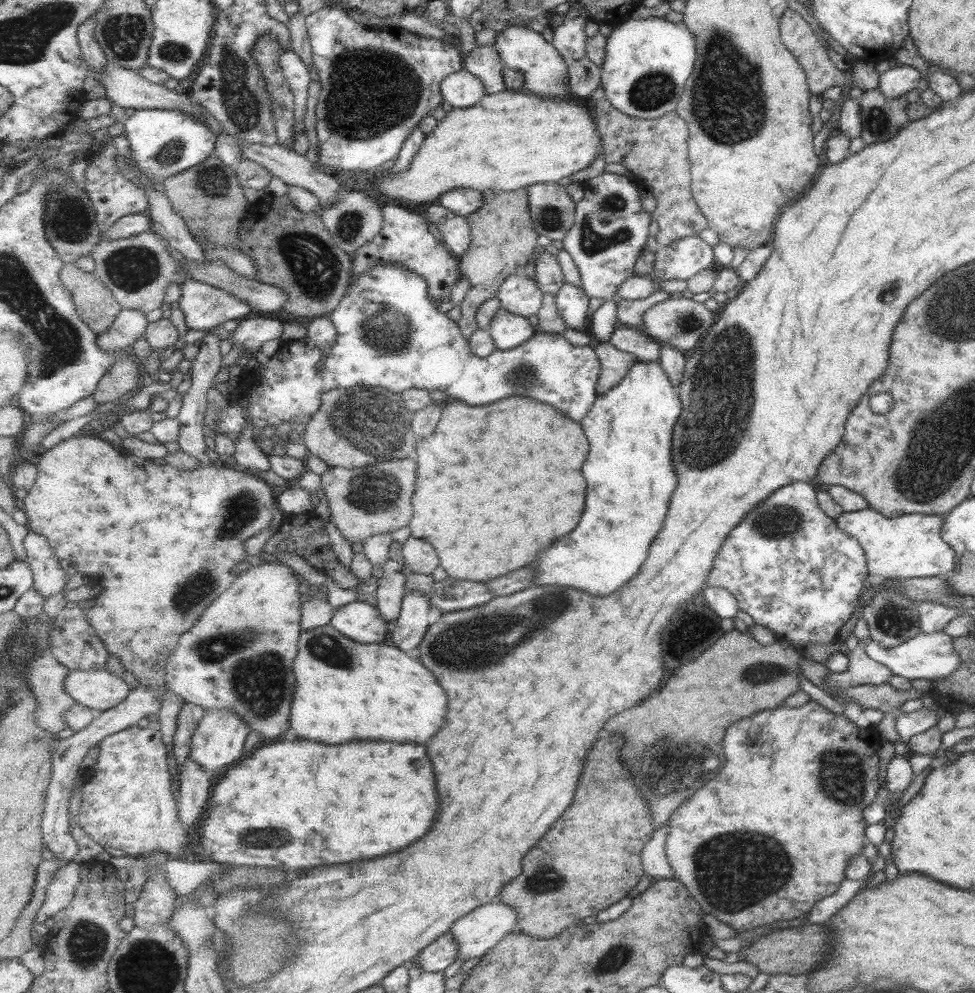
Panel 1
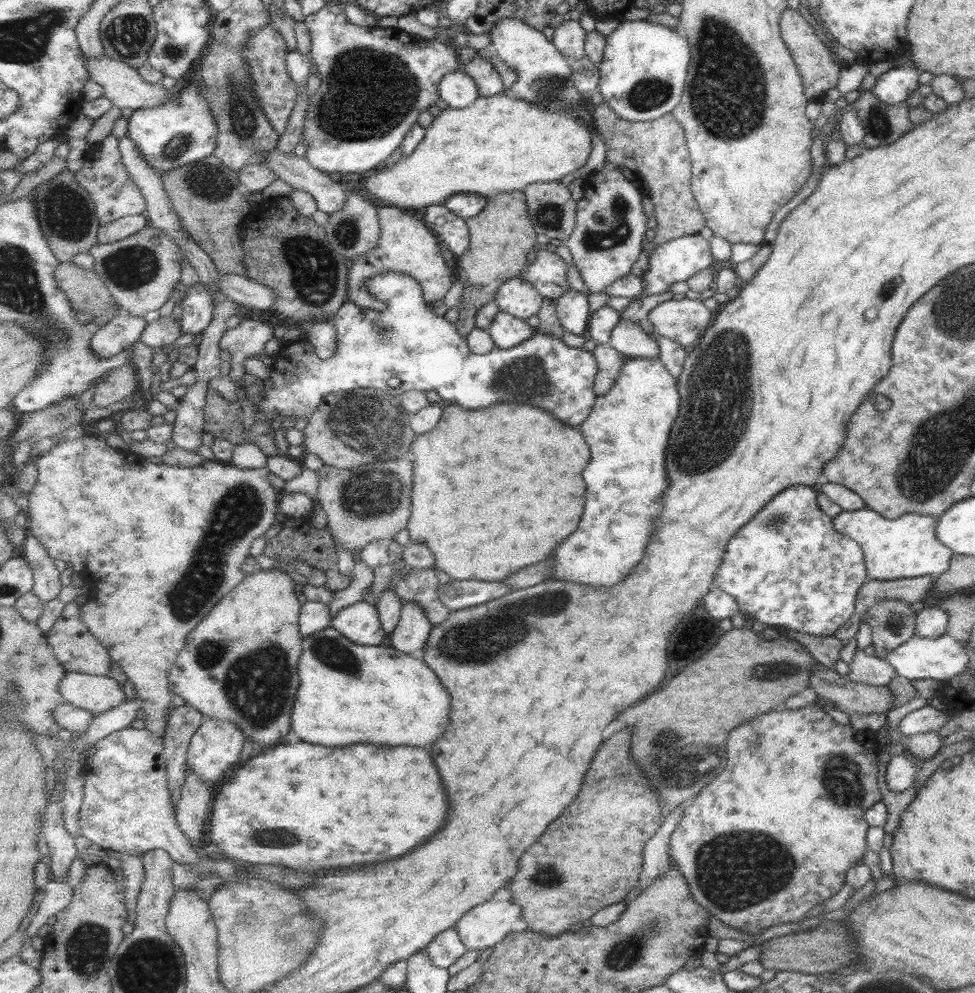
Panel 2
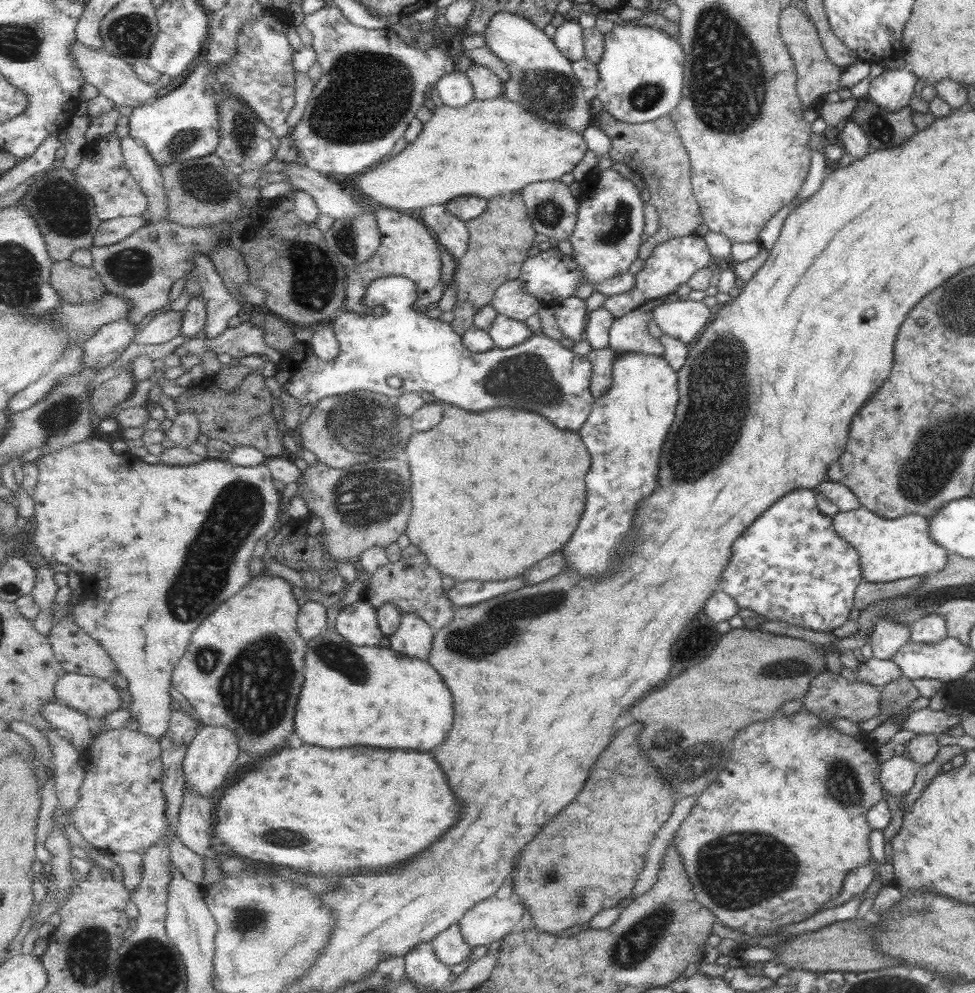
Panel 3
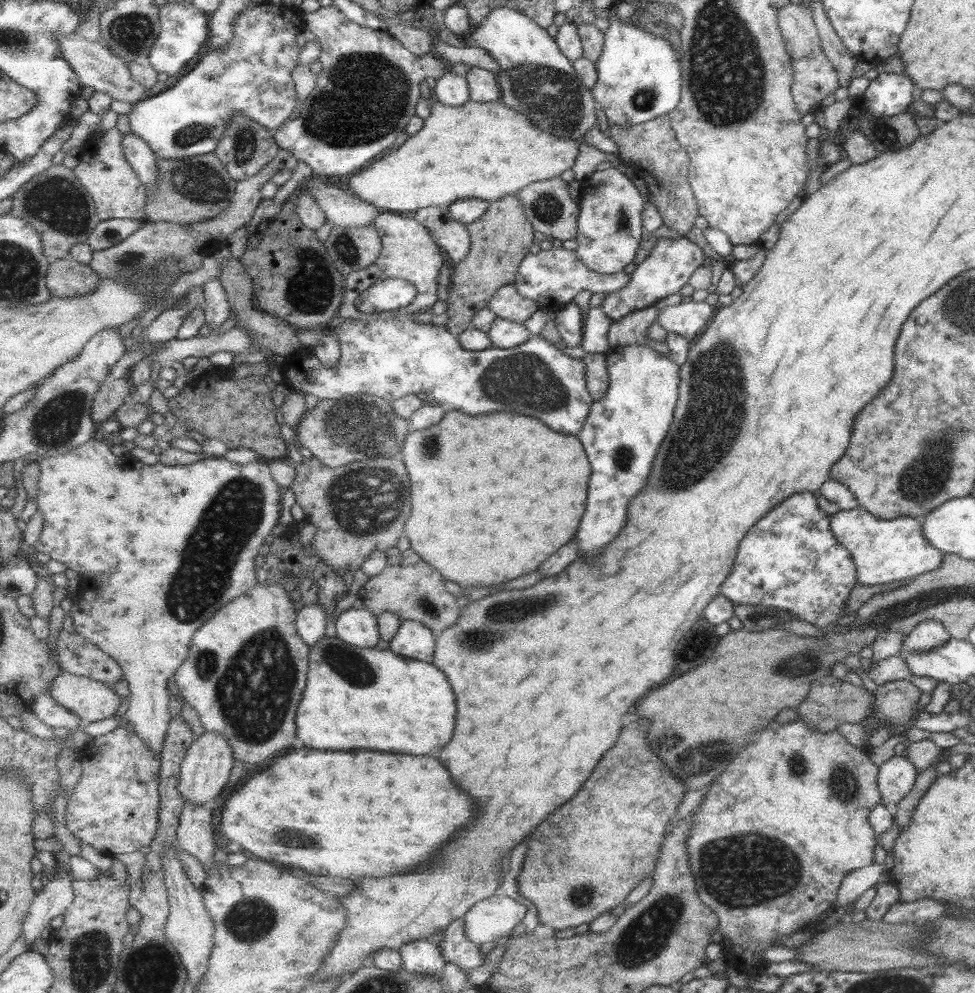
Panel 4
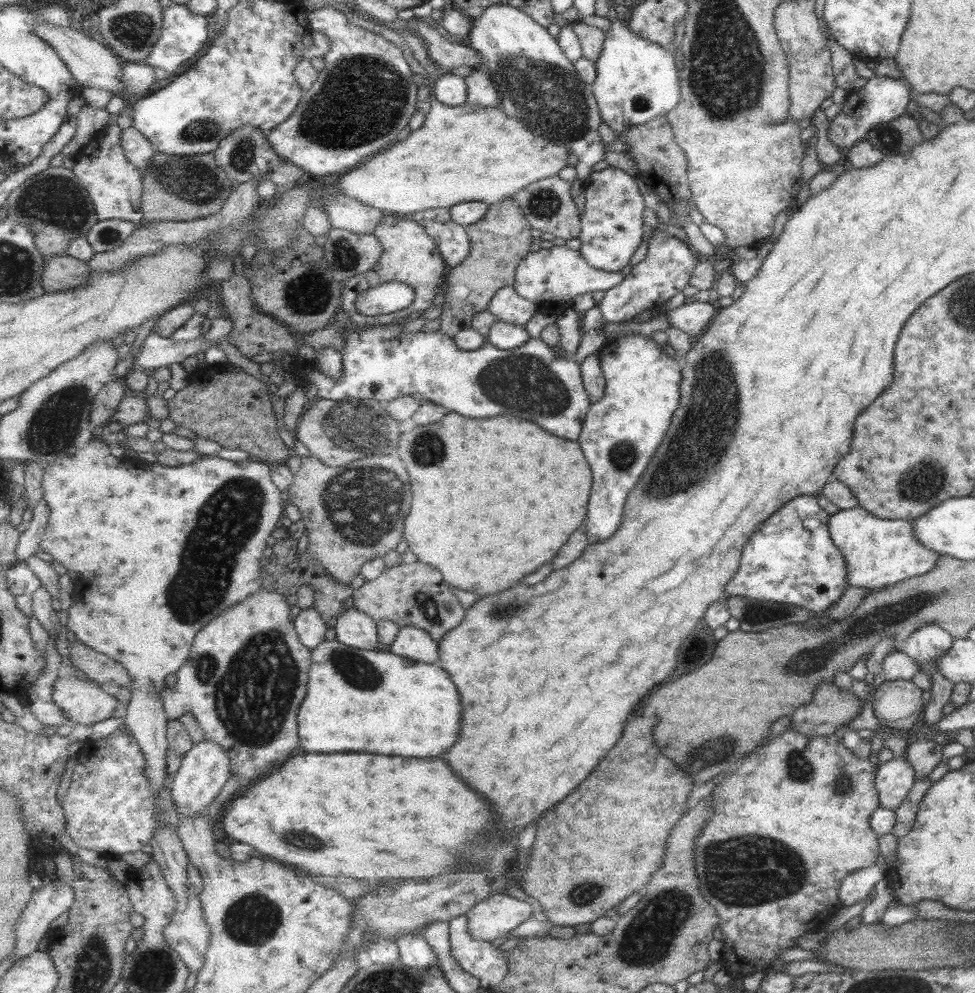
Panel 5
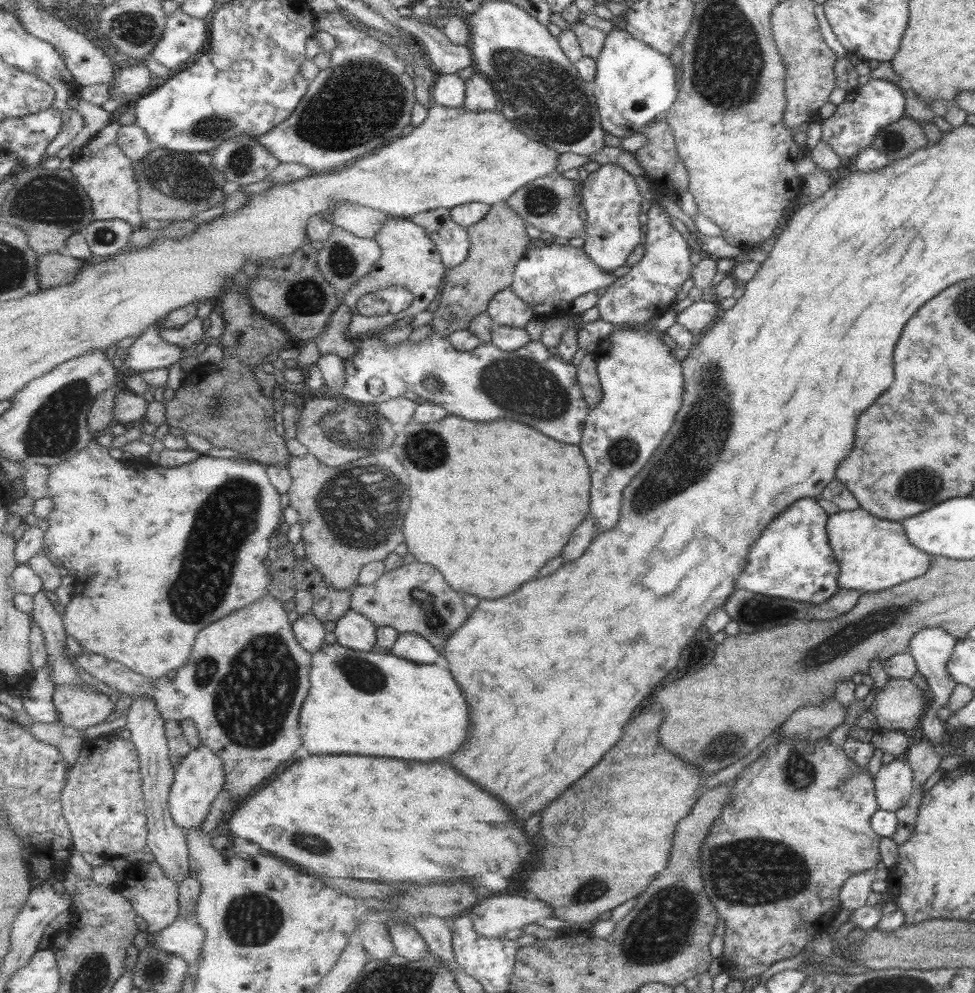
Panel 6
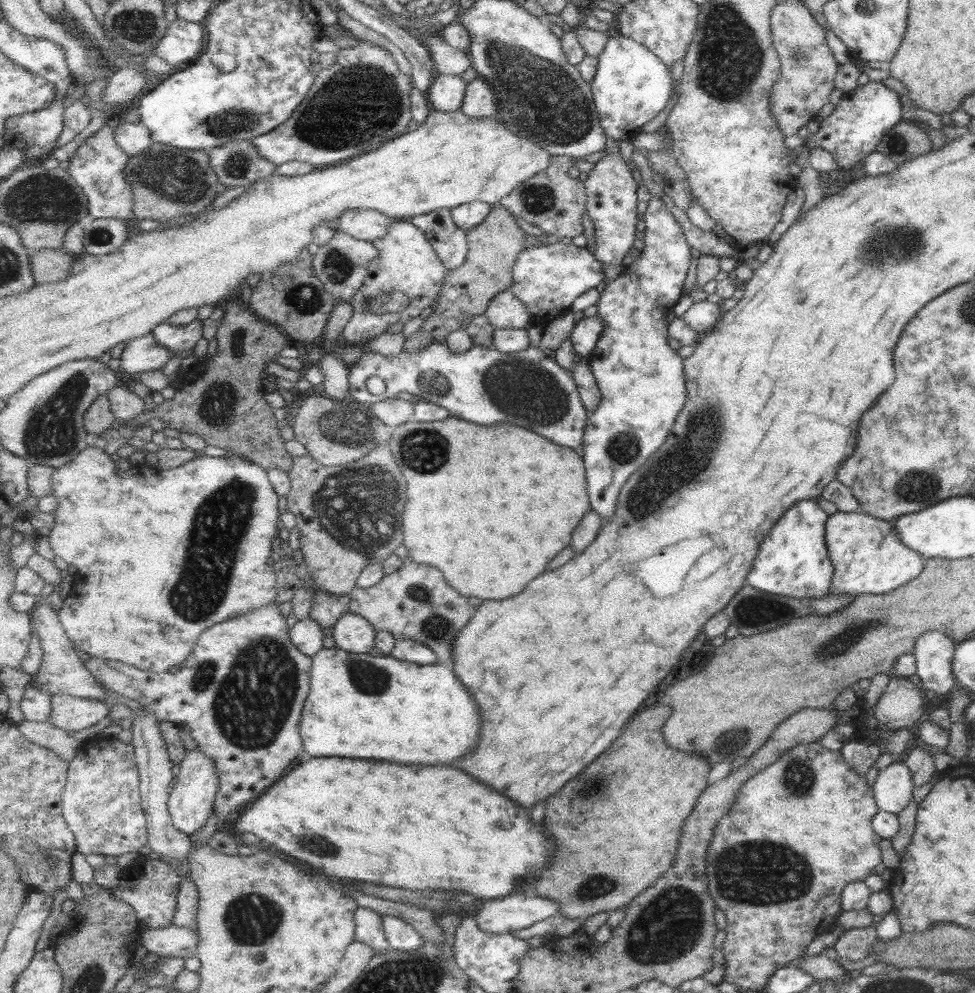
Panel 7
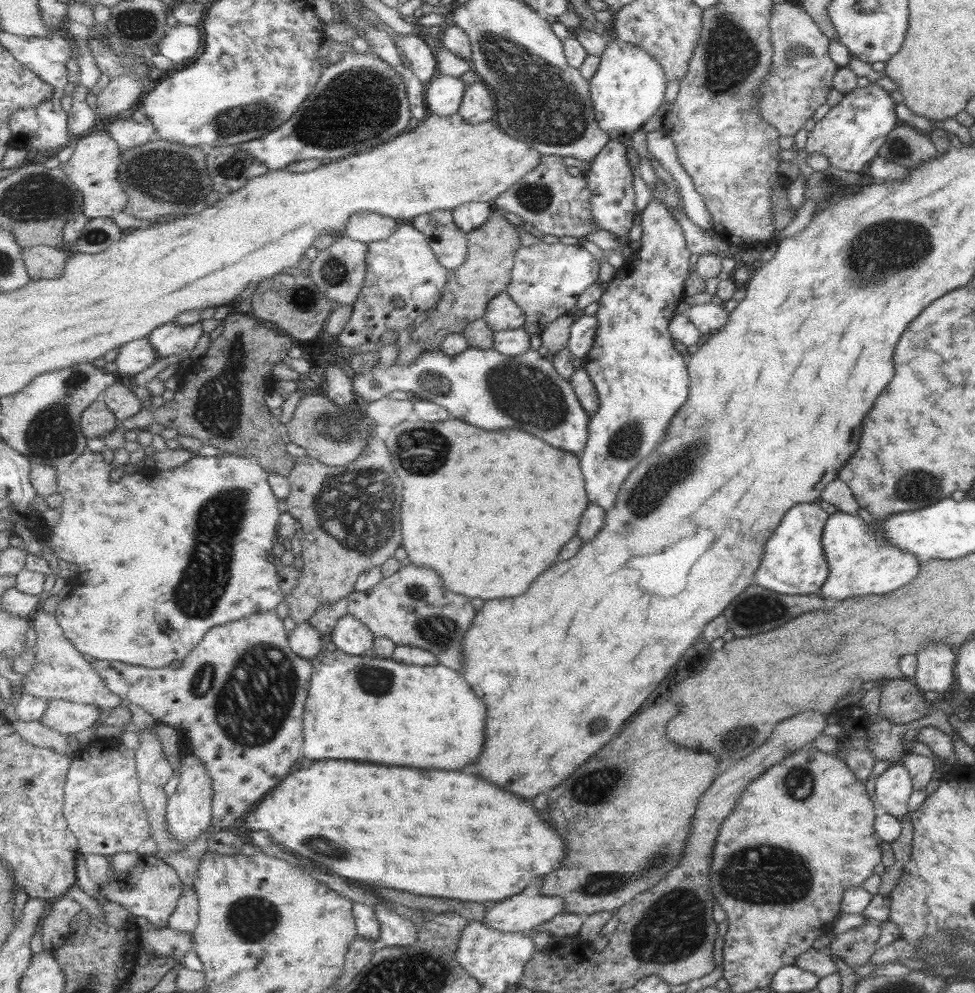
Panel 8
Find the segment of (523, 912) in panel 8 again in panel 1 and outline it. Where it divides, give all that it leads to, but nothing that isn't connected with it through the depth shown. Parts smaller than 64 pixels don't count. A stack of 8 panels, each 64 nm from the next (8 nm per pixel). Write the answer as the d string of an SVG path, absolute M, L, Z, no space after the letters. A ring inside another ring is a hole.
M503 902L485 904L455 921L451 932L459 958L485 957L507 934L518 930L519 916Z

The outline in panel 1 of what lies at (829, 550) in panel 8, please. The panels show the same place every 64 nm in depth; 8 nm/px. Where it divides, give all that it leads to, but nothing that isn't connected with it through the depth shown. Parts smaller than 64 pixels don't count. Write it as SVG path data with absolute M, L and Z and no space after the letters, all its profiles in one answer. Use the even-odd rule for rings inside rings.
M869 507L855 512L841 512L834 519L841 532L854 538L863 549L868 574L874 580L885 577L944 577L955 564L955 551L941 539L942 515L907 514L885 517Z

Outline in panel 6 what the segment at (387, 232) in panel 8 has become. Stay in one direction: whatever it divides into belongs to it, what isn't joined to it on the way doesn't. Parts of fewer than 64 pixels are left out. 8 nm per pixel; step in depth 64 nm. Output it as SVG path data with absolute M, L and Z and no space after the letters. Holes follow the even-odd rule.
M345 201L330 215L336 227L363 238L375 238L387 221L387 213L367 205Z

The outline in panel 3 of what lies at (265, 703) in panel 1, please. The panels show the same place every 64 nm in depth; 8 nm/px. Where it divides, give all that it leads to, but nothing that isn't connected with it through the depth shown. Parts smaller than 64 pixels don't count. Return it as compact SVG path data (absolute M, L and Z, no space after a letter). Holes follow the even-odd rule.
M259 574L253 577L197 627L172 678L174 688L192 705L203 725L235 729L241 751L251 753L253 758L269 756L287 746L287 736L295 730L293 718L303 688L303 666L309 646L299 632L298 618L302 607L293 596L293 587L291 582L279 576Z

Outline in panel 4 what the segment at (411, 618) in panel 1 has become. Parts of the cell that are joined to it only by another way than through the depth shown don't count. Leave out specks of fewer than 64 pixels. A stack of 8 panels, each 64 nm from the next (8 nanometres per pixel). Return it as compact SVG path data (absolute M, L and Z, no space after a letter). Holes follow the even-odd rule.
M406 620L389 645L396 653L433 663L437 635L421 621Z

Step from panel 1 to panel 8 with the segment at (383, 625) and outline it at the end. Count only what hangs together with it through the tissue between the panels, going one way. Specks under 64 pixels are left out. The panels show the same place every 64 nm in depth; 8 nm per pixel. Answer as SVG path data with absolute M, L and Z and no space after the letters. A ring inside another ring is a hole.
M345 615L331 634L336 648L350 655L361 656L374 648L375 635L359 617Z

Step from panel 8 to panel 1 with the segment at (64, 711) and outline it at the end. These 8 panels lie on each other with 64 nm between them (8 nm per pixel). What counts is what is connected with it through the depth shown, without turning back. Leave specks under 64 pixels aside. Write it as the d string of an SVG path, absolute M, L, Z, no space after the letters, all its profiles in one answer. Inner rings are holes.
M106 669L72 670L65 689L77 699L77 704L100 711L117 707L132 691L121 675Z

